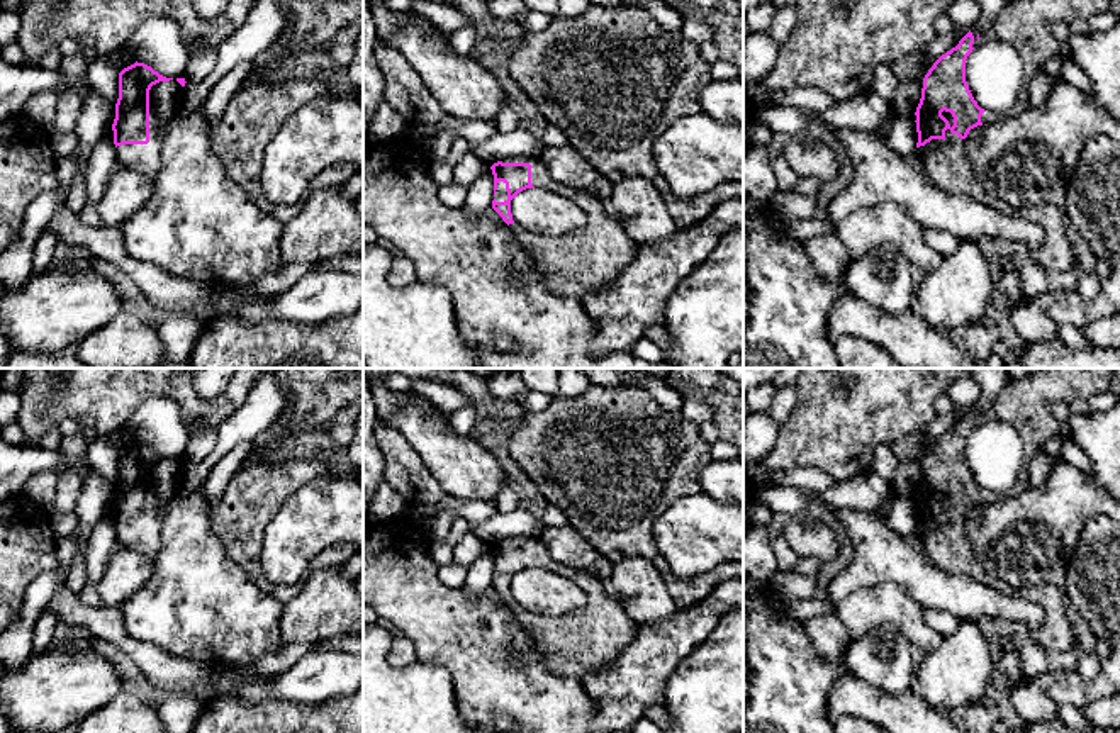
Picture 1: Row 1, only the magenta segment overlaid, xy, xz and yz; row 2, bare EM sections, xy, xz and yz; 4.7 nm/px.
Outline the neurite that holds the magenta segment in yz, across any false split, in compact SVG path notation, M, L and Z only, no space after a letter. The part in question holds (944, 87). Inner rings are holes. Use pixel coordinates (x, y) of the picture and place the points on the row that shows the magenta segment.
M969 31L925 75L915 112L916 153L925 158L927 175L937 180L944 192L967 195L988 205L994 200L979 183L964 146L971 129L996 119L977 105L966 81L966 59L974 49L972 44L974 36Z

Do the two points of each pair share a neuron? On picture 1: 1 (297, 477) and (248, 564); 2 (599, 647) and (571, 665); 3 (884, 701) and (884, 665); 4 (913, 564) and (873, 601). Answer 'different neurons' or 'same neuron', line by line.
1: same neuron
2: same neuron
3: different neurons
4: different neurons

